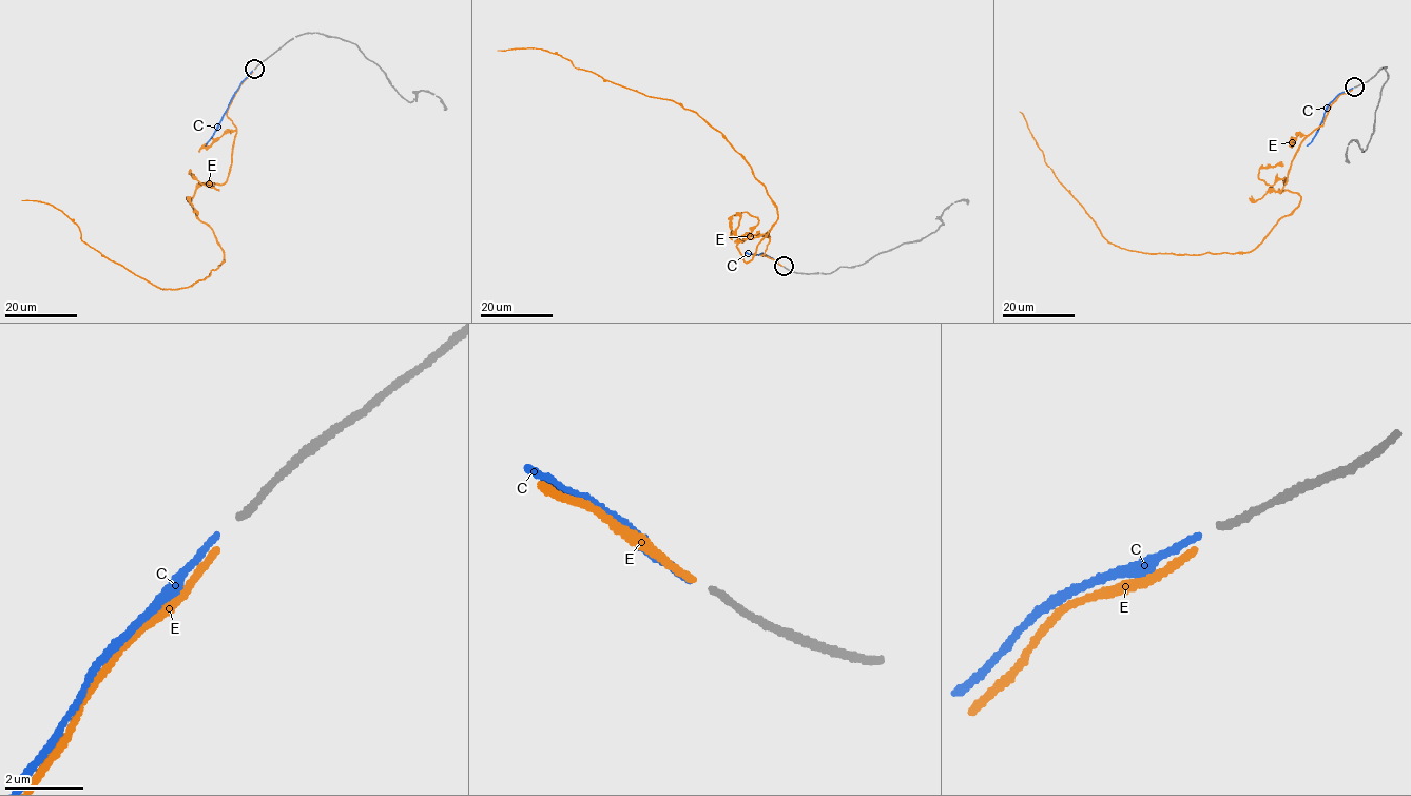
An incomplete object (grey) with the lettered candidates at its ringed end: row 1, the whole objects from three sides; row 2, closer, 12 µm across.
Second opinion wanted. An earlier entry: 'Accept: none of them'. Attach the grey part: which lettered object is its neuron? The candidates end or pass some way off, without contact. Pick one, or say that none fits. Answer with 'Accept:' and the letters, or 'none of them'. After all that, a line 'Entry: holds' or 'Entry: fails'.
Accept: C
Entry: fails

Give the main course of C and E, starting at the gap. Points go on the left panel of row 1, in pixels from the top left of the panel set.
C: (252, 71), (205, 146)
E: (252, 72), (228, 110), (227, 179), (186, 197), (225, 255), (209, 276), (161, 289), (21, 200)

